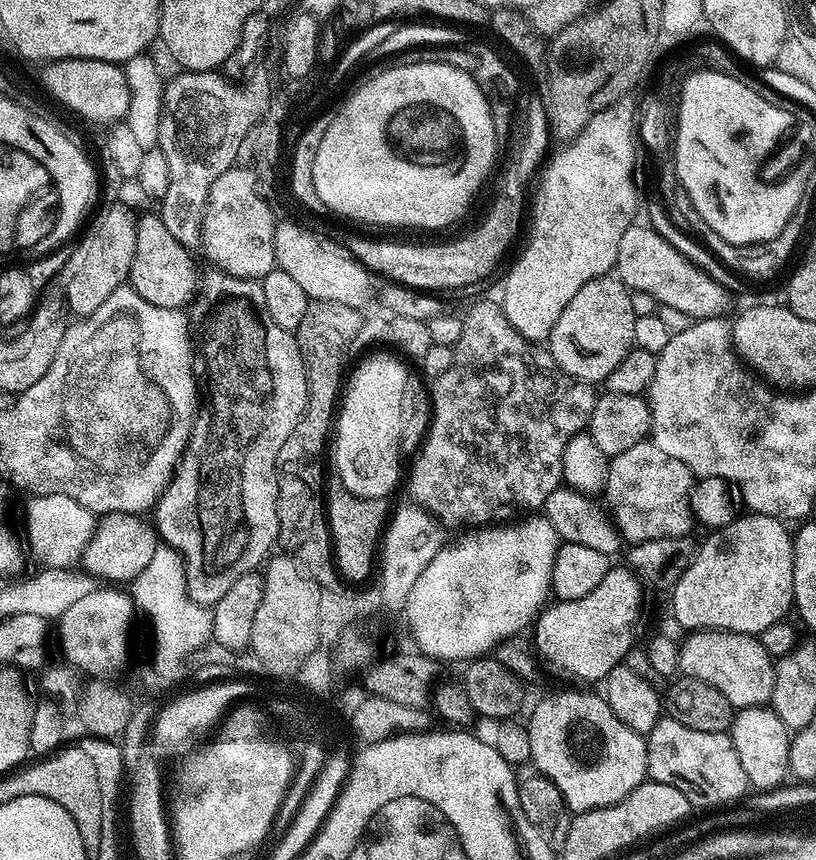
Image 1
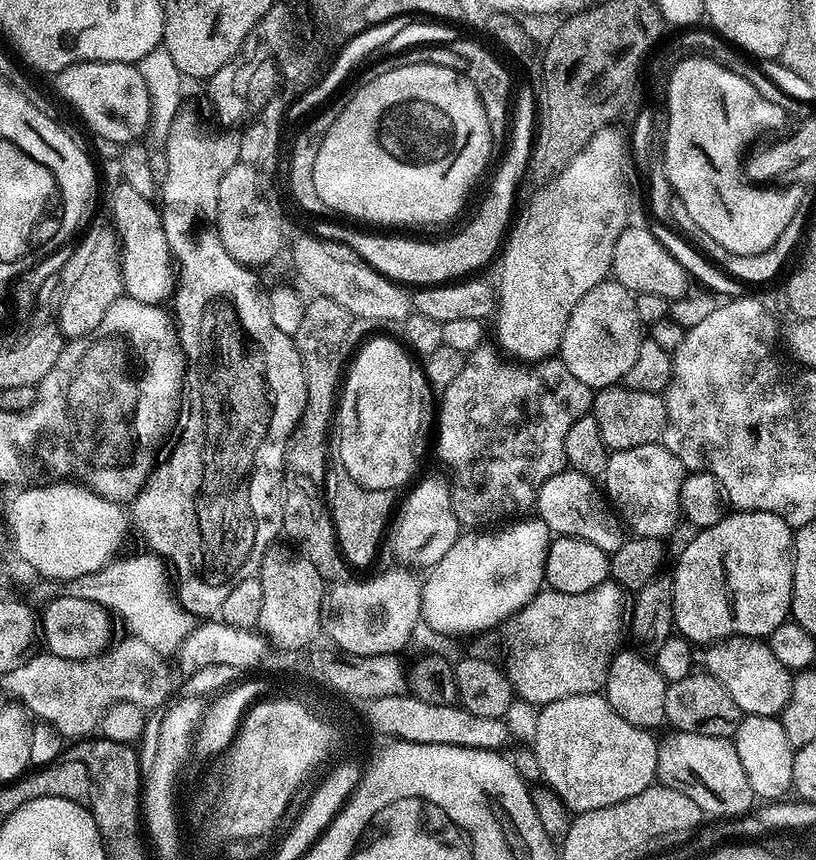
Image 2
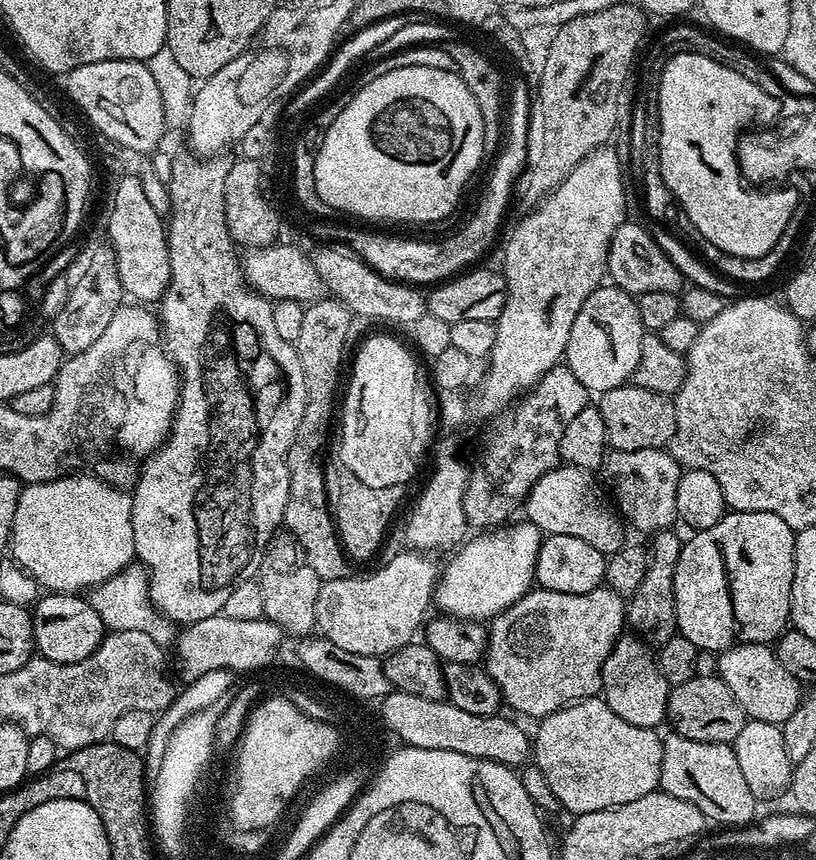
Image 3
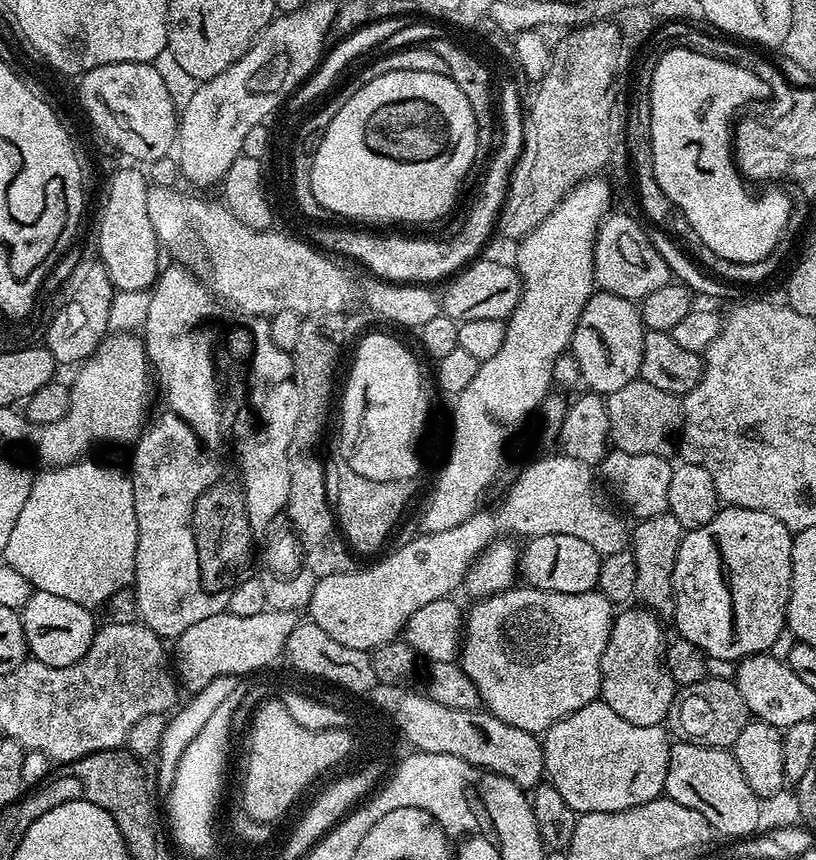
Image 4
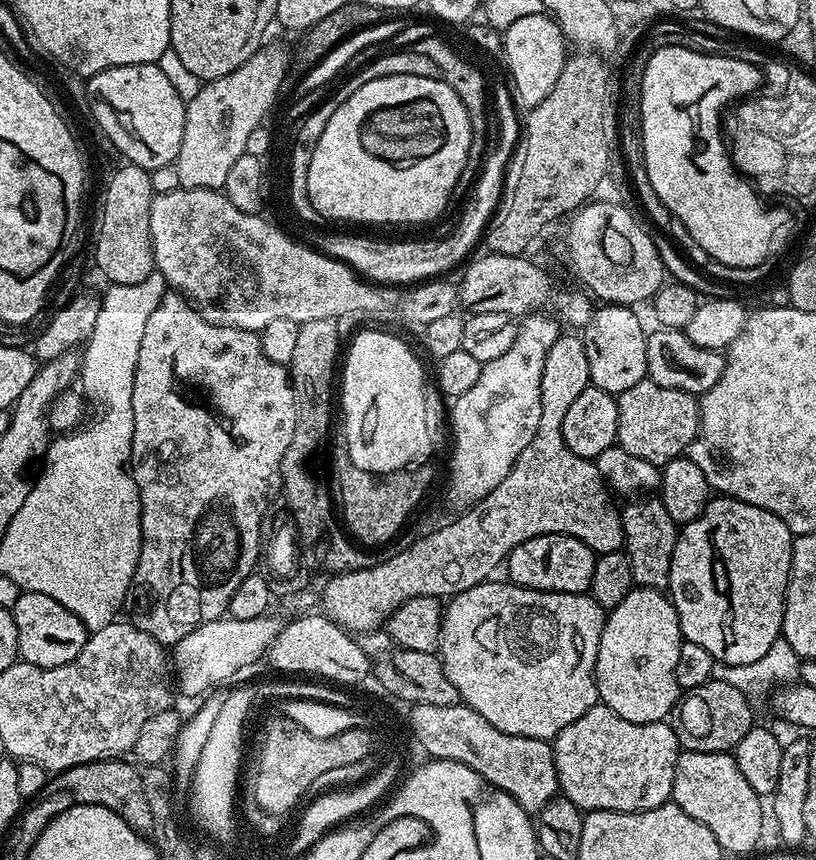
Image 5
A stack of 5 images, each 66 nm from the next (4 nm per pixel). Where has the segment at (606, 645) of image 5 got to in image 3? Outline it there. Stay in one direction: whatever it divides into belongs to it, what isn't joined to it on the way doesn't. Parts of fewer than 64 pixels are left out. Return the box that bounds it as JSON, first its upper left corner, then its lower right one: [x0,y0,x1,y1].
[600,634,670,729]

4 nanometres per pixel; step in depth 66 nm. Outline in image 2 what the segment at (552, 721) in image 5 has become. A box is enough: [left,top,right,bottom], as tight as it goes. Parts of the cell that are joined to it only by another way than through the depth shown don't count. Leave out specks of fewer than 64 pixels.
[506,582,626,706]

